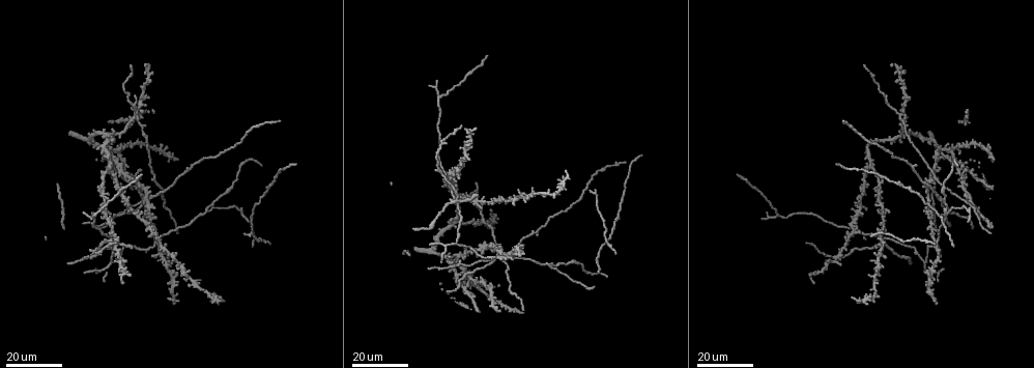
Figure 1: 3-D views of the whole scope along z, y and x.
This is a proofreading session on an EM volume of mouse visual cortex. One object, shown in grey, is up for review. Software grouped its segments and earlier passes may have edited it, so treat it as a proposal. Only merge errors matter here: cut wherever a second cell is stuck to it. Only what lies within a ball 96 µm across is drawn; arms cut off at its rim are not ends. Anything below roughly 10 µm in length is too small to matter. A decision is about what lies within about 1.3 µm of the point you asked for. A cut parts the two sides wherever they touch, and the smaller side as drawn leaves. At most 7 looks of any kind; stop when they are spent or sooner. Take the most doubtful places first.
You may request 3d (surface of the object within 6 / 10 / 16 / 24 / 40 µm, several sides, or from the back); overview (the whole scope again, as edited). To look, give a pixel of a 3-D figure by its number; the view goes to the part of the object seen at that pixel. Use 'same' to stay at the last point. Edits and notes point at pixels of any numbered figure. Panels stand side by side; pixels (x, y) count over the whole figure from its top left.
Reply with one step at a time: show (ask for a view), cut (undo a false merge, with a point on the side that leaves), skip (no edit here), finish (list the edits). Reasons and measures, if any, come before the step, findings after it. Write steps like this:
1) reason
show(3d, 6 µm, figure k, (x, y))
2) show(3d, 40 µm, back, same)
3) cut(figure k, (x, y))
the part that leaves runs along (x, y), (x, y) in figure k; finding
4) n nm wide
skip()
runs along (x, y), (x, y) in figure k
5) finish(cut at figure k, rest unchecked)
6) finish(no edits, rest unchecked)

four-way junction
show(3d, 16 µm, figure 1, (154, 240))

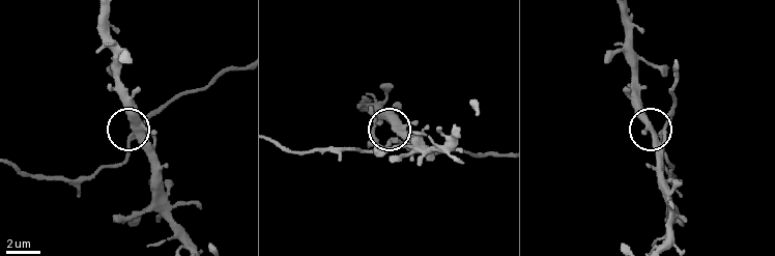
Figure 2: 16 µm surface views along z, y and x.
show(3d, 10 µm, figure 2, (395, 141))

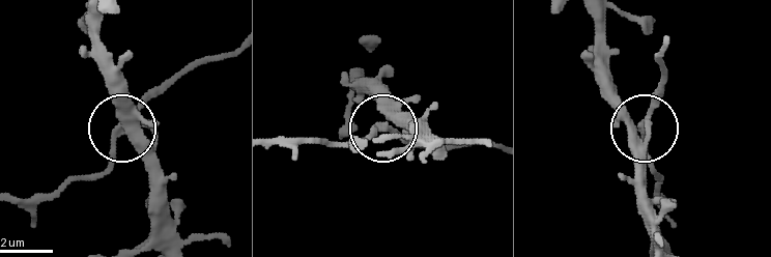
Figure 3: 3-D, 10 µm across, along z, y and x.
side arm 115 µm
skip()
continuous, no second cell

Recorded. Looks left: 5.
arms part here
show(3d, 24 µm, figure 1, (455, 242))

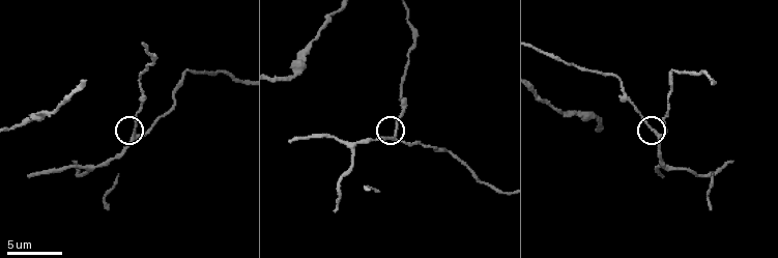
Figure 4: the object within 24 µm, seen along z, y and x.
closer look
show(3d, 10 µm, figure 4, (656, 135))

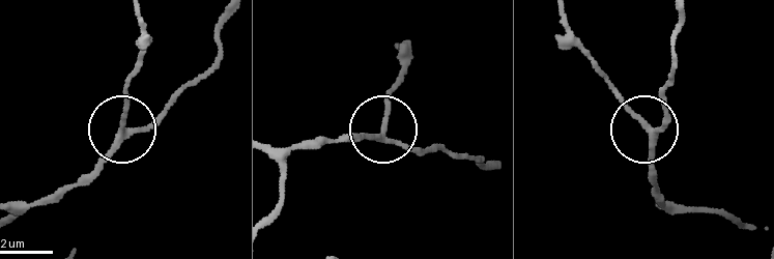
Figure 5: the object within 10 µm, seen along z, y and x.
3 arms
skip()
runs along (681, 16), (667, 116), (663, 127), (646, 132), (654, 194) in figure 5; all the same cell

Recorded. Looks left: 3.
arms part here
show(3d, 16 µm, figure 1, (901, 114))

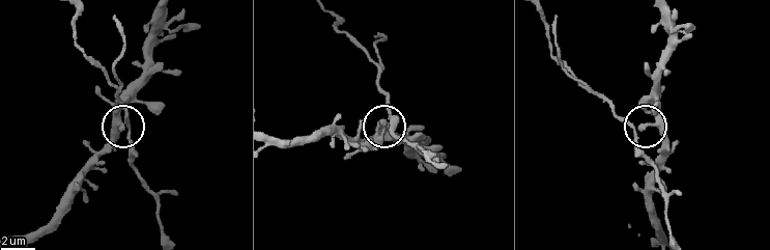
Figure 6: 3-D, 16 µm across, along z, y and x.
closer look
show(3d, 6 µm, figure 6, (651, 125))

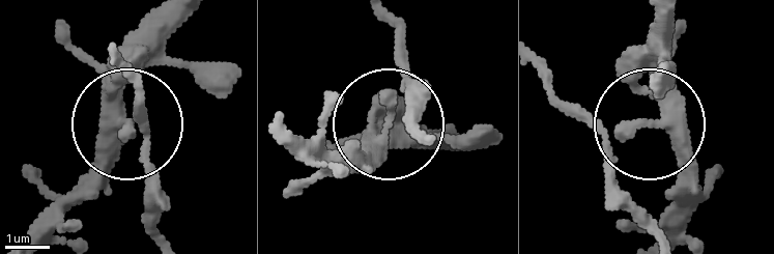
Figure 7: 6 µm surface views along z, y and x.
skip()
one cell here

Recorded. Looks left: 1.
finish(no edits, rest unchecked)

